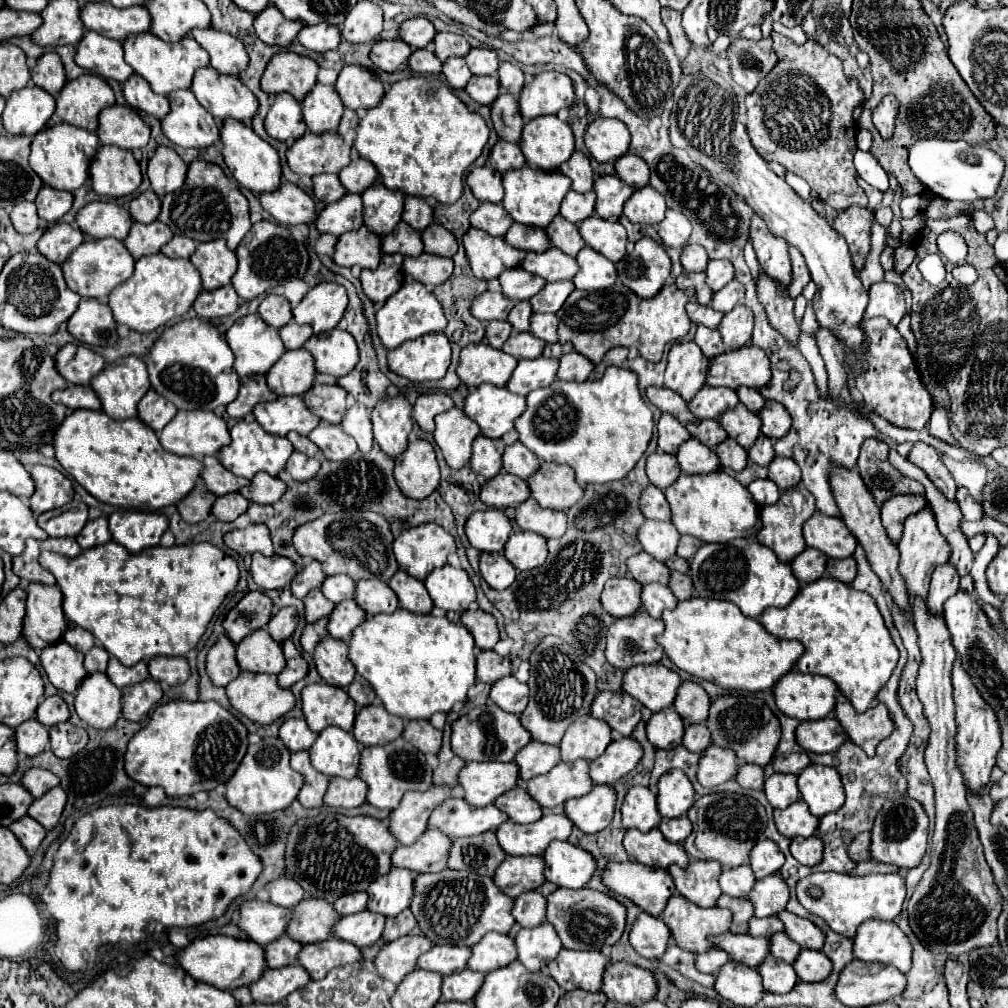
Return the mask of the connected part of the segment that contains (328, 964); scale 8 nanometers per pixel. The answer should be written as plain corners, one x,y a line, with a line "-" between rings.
335,936
325,942
305,944
299,954
299,964
307,968
313,980
323,980
331,970
355,962
363,962
361,948

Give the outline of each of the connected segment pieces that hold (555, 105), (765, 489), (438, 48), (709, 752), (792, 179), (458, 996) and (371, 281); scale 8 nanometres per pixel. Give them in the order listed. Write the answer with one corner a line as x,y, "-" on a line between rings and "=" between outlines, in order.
541,72
531,84
525,84
519,108
525,122
541,114
557,114
561,108
569,108
575,100
573,80
563,72
=
765,478
765,480
753,480
749,484
749,492
753,494
753,500
759,506
765,504
775,504
781,498
781,490
777,488
777,484
773,484
773,480
=
439,32
433,44
435,44
435,54
441,62
445,62
451,56
467,56
467,52
471,50
469,42
461,34
451,34
451,32
=
709,746
701,756
701,768
697,770
697,778
701,786
713,788
727,780
733,780
737,774
737,756
731,748
=
785,172
785,182
801,196
801,198
809,198
809,186
793,172
=
465,968
459,974
453,976
445,976
443,978
443,1000
459,1000
459,1002
469,1002
473,1000
473,996
477,994
477,990
483,986
485,974
481,972
473,972
469,968
=
383,254
375,270
361,270
359,280
361,280
363,292
373,302
385,302
403,284
403,256

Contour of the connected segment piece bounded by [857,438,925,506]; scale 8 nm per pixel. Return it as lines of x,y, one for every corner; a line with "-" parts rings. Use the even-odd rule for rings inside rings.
867,438
861,446
861,454
859,454
859,462
857,466
861,468
861,478
865,482
865,486
869,488
869,492
875,496
875,502
881,506
889,496
897,496
897,494
925,494
923,484
917,480
911,480
907,476
903,476
897,468
893,468
889,464
889,446
883,440
877,438

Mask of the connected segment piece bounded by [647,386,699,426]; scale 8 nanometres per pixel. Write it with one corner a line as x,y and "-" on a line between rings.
651,386
647,388
647,398
651,404
655,404
661,412
669,412
673,414
683,426
687,424
697,424
699,420
689,412
687,408
687,402
673,390
669,388
657,388
657,386

